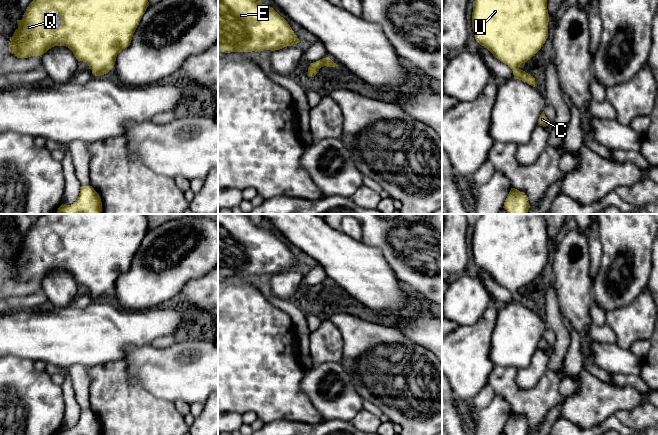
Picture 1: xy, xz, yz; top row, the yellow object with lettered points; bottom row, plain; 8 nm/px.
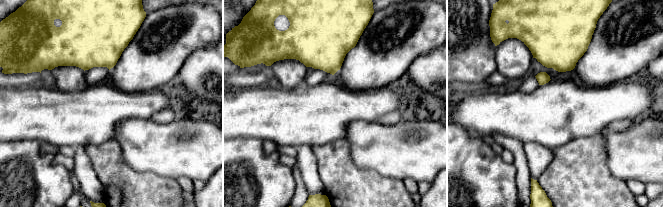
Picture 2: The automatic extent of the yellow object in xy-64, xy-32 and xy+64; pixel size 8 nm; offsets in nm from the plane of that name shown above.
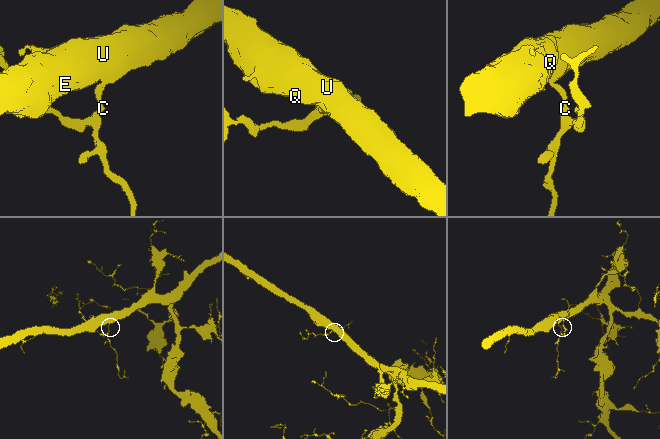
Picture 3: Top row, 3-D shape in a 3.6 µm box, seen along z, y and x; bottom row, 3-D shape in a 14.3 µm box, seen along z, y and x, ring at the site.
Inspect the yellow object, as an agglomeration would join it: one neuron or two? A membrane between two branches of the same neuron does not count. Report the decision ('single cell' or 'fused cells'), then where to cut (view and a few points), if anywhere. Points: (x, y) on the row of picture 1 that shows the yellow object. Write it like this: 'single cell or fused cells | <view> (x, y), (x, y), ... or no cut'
single cell | no cut

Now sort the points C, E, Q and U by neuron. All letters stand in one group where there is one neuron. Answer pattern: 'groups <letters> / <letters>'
groups C E Q U

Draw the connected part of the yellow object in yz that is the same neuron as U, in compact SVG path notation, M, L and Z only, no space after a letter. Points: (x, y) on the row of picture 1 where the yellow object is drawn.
M475 0L472 28L476 41L508 65L515 79L535 87L535 78L519 67L548 37L547 0Z

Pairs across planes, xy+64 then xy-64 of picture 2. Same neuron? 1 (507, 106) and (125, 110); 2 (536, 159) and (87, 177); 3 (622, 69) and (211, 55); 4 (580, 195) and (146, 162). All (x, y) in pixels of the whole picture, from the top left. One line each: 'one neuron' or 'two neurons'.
1: one neuron
2: one neuron
3: two neurons
4: two neurons

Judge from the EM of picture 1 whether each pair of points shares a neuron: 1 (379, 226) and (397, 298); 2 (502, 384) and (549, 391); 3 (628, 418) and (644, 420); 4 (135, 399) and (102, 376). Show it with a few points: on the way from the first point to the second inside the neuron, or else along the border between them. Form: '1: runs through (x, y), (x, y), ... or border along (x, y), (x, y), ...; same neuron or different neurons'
1: border along (375, 247), (380, 251), (394, 275), (400, 281); different neurons
2: runs through (514, 395), (537, 395); same neuron
3: runs through (632, 418), (640, 419); same neuron
4: runs through (127, 399), (110, 384); same neuron

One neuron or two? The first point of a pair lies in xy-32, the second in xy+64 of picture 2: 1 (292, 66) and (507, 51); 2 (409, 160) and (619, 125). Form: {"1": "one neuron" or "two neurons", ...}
{"1": "one neuron", "2": "two neurons"}

